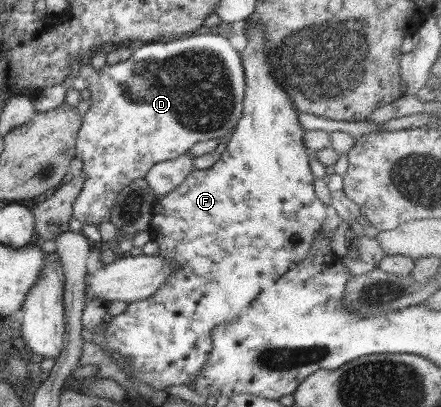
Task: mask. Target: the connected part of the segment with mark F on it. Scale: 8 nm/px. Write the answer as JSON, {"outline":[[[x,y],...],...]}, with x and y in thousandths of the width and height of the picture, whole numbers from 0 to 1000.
{"outline":[[[551,69],[551,86],[558,96],[549,140],[549,165],[553,172],[553,243],[549,246],[549,283],[537,297],[533,314],[526,319],[524,342],[515,346],[508,373],[497,383],[497,393],[488,398],[478,410],[460,418],[433,418],[420,440],[397,459],[390,469],[383,469],[376,479],[356,486],[345,501],[342,538],[338,545],[336,575],[340,587],[356,597],[356,619],[349,622],[351,631],[365,631],[365,636],[379,636],[392,646],[392,663],[388,676],[374,683],[374,693],[347,717],[347,725],[338,732],[311,737],[299,747],[286,747],[286,757],[279,767],[247,781],[236,794],[234,821],[238,862],[256,862],[256,867],[270,867],[277,872],[270,887],[279,887],[293,897],[293,912],[297,912],[297,926],[311,936],[311,941],[324,941],[336,946],[342,956],[361,956],[365,961],[379,958],[379,951],[397,951],[397,946],[431,946],[433,936],[449,926],[451,912],[456,912],[456,897],[465,892],[465,882],[474,877],[474,862],[478,862],[478,833],[476,821],[483,803],[501,799],[501,794],[515,794],[515,789],[528,789],[546,774],[551,759],[560,759],[560,749],[587,725],[587,710],[596,703],[605,703],[628,681],[637,681],[637,673],[651,666],[651,656],[664,646],[678,646],[683,636],[701,627],[705,597],[714,587],[714,577],[726,572],[728,553],[737,538],[739,511],[714,484],[710,469],[712,435],[701,420],[701,403],[696,403],[696,366],[687,359],[687,327],[689,319],[680,314],[673,297],[676,275],[664,265],[658,246],[649,238],[649,231],[630,214],[630,206],[612,189],[610,160],[605,157],[599,120],[601,120],[601,81],[587,76],[587,71]]]}

